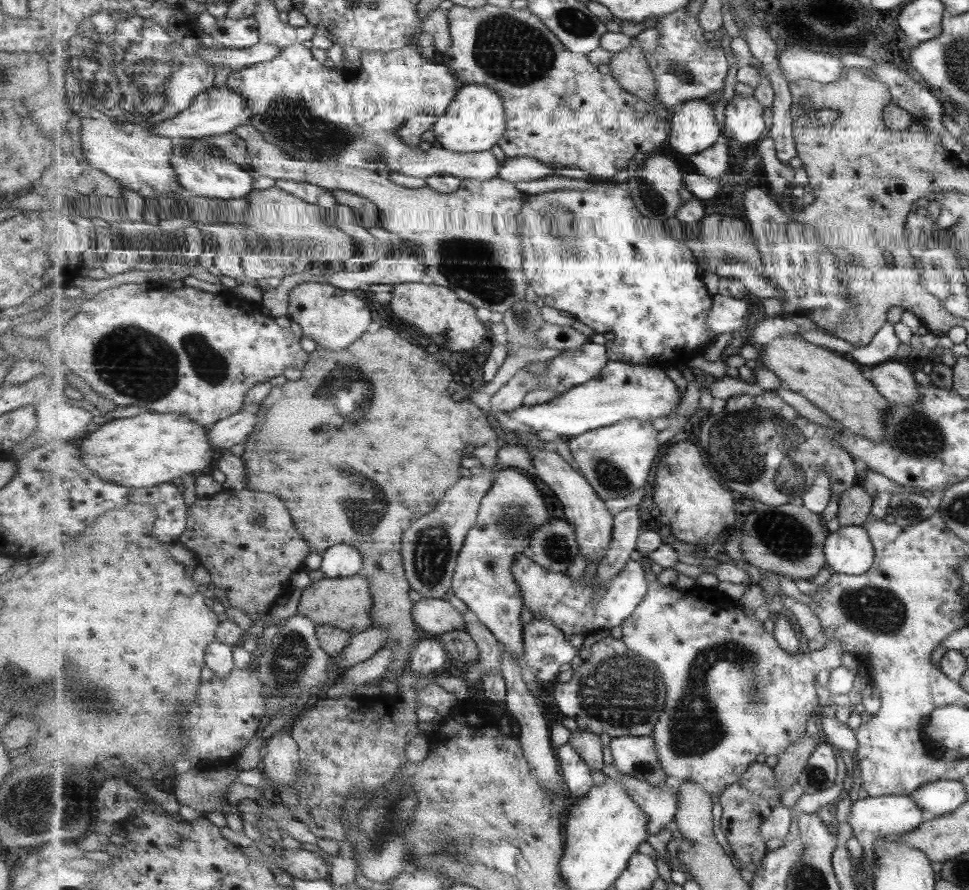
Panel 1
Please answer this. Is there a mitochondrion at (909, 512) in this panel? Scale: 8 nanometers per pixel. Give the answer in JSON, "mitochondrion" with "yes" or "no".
{"mitochondrion":"yes"}

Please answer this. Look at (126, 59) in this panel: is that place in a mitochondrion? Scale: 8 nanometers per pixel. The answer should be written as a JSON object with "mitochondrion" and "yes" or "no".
{"mitochondrion":"yes"}

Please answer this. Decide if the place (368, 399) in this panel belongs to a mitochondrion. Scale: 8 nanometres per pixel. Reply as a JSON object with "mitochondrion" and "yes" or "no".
{"mitochondrion":"no"}

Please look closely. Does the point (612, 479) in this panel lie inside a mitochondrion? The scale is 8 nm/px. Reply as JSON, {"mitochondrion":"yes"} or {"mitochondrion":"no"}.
{"mitochondrion":"yes"}

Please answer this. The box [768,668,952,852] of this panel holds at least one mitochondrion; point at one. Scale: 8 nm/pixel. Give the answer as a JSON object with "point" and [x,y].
{"point":[928,750]}

